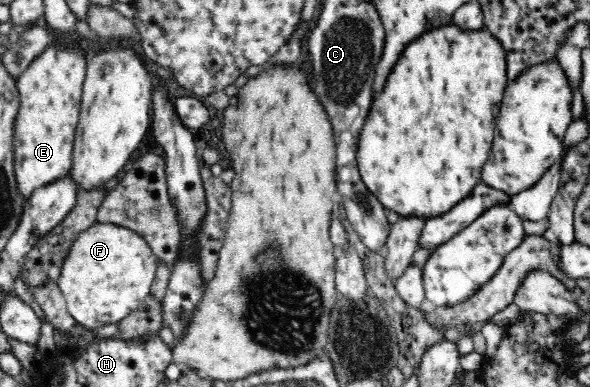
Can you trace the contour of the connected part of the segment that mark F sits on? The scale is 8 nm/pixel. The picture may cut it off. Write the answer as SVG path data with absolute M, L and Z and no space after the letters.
M95 223L88 228L88 231L82 231L82 235L74 241L56 280L65 297L68 313L82 327L93 330L119 323L144 305L144 299L149 295L157 267L158 262L152 250L135 231L112 223Z

